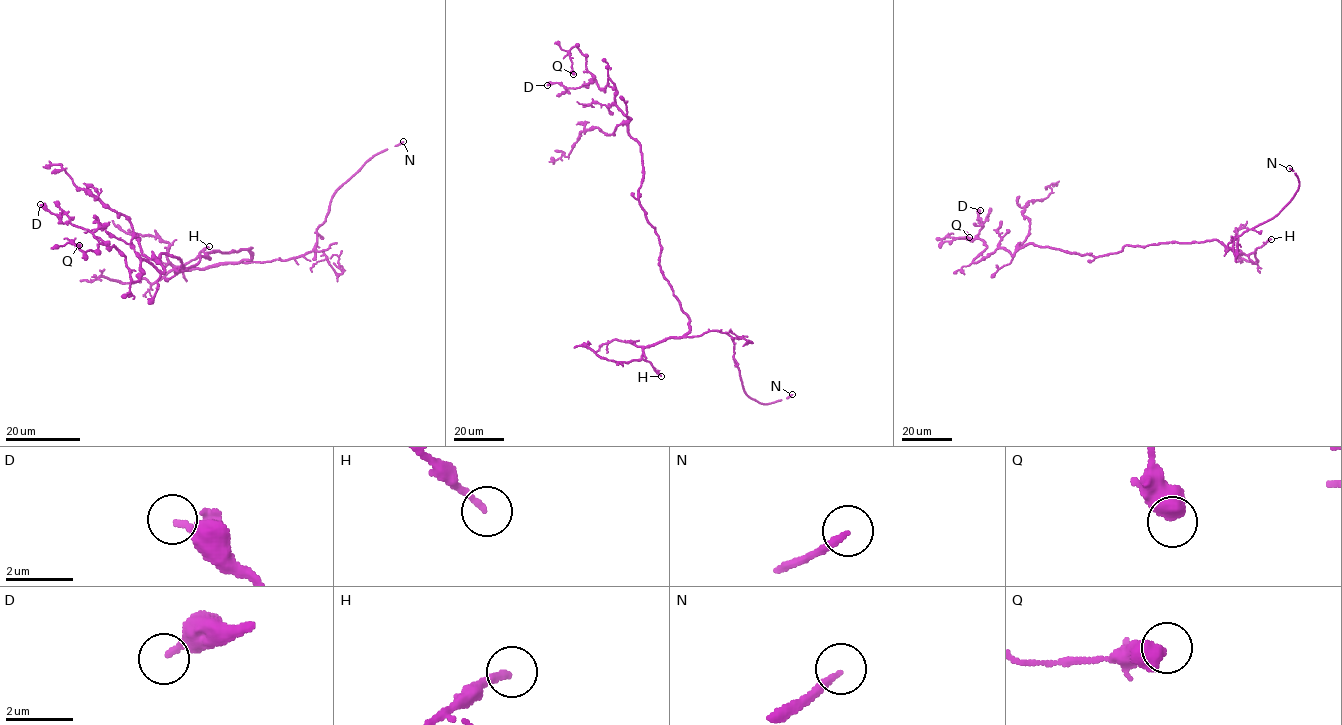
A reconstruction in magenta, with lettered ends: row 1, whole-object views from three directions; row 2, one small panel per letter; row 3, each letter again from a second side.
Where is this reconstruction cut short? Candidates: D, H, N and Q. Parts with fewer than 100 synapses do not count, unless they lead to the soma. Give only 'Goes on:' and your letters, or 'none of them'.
Goes on: N

